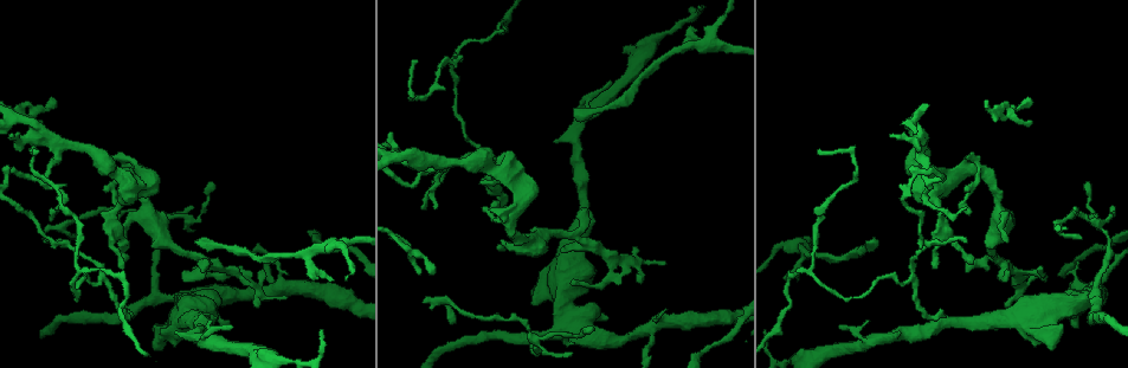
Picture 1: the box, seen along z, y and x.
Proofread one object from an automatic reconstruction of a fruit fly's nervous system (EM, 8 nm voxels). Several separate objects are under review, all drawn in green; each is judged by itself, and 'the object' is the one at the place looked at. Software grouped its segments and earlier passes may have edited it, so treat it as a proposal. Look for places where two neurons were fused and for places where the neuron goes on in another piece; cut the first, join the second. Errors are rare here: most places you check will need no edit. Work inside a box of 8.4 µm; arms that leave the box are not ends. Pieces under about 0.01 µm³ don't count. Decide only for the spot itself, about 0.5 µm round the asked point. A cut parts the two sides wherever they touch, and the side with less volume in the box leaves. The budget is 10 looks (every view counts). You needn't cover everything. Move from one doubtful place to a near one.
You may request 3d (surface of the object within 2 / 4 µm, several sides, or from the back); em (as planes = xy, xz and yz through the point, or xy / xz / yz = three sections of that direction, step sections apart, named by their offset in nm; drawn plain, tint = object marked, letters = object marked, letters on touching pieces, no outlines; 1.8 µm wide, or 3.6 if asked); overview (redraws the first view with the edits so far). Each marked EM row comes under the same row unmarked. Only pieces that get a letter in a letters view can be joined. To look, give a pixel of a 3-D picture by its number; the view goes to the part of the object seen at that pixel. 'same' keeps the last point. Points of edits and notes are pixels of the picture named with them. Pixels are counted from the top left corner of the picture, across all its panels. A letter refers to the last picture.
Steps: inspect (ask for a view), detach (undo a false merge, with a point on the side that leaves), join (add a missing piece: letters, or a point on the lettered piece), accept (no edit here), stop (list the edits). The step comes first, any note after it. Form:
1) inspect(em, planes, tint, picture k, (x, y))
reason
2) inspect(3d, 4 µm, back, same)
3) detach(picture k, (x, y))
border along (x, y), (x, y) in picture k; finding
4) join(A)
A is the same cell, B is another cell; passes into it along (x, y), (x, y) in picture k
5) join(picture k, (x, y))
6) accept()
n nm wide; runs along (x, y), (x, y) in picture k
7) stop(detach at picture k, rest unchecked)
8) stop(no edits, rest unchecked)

inspect(em, planes, tint, picture 1, (193, 257))
sharp bend

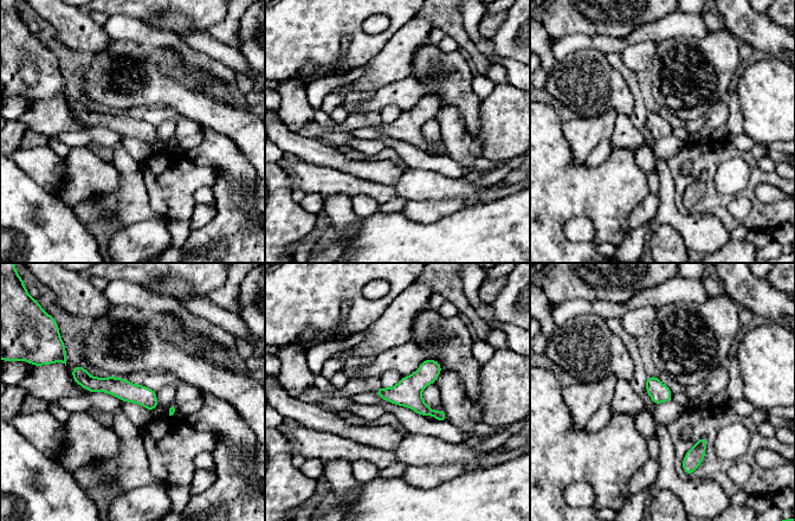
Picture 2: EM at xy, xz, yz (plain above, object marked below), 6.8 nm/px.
inspect(em, planes, letters, same)
see the neighbours

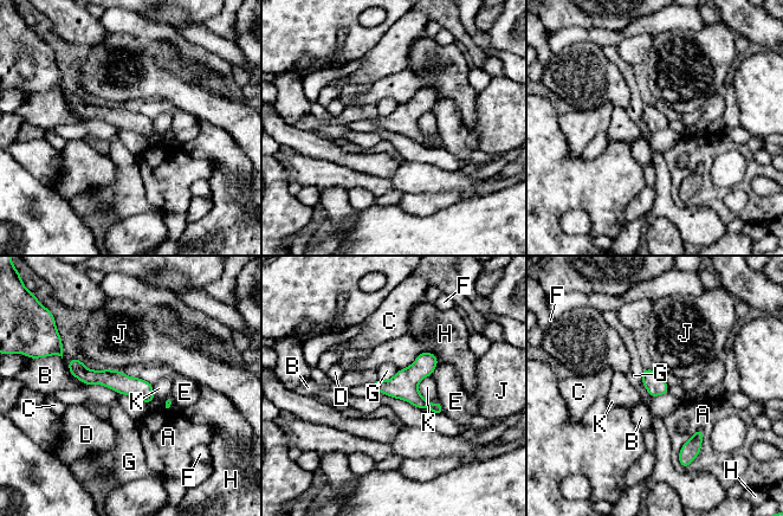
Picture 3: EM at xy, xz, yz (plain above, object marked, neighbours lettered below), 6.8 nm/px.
accept()
A, B, C, D, E, F, G, H, J and K are other cells; runs along (71, 363), (150, 398) in picture 3; all the same neuron

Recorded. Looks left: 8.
inspect(em, planes, tint, picture 1, (116, 158))
free end

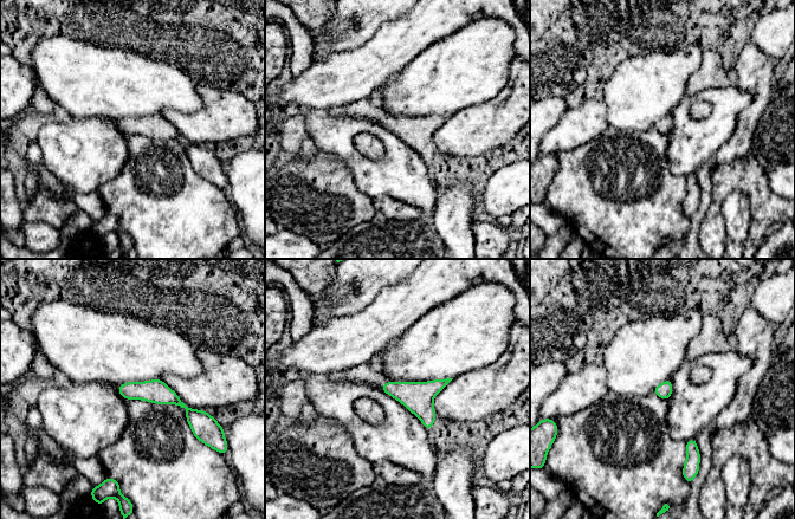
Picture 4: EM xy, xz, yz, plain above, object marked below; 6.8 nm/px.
inspect(em, planes, letters, same)
see the neighbours

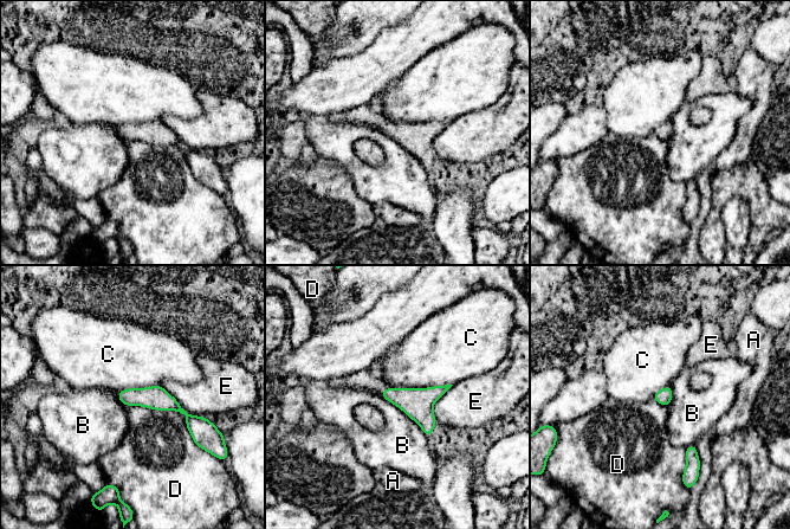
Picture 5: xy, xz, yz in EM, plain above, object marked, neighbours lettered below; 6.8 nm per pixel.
accept()
A, B, C, D and E are other cells; runs along (121, 394), (156, 397), (199, 423) in picture 5; none of them fits

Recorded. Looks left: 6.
inspect(em, planes, letters, picture 1, (197, 242))
long arm stops here

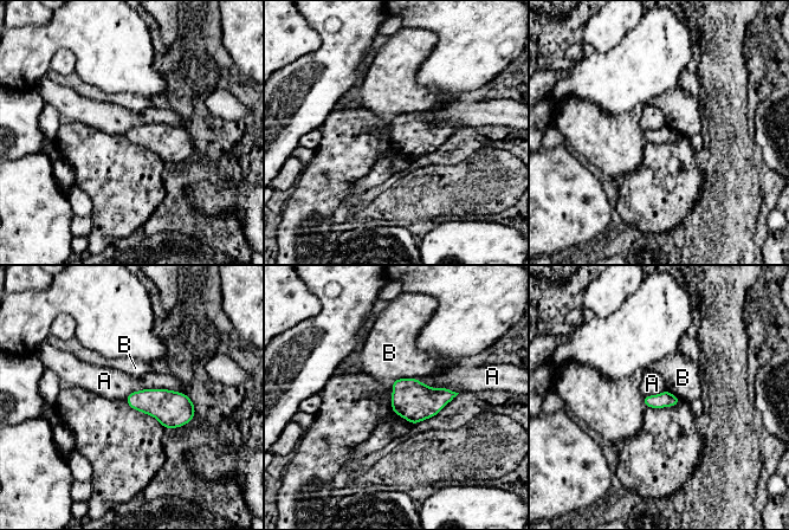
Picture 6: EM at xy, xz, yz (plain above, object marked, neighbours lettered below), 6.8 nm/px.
accept()
100 nm wide; A and B are other cells; border along (183, 393), (138, 389), (125, 399) in picture 6; none of them fits

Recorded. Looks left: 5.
inspect(3d, 2 µm, picture 1, (798, 278))
free end

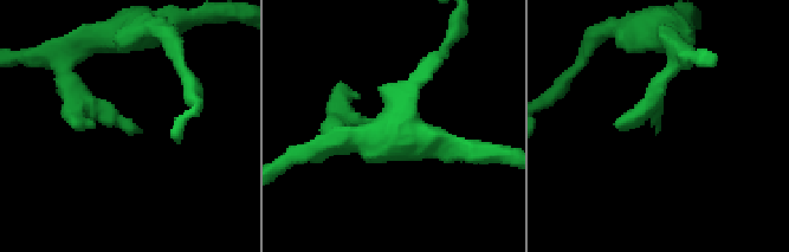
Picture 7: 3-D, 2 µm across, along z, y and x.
inspect(em, xz, step 16, letters, picture 7, (657, 130))

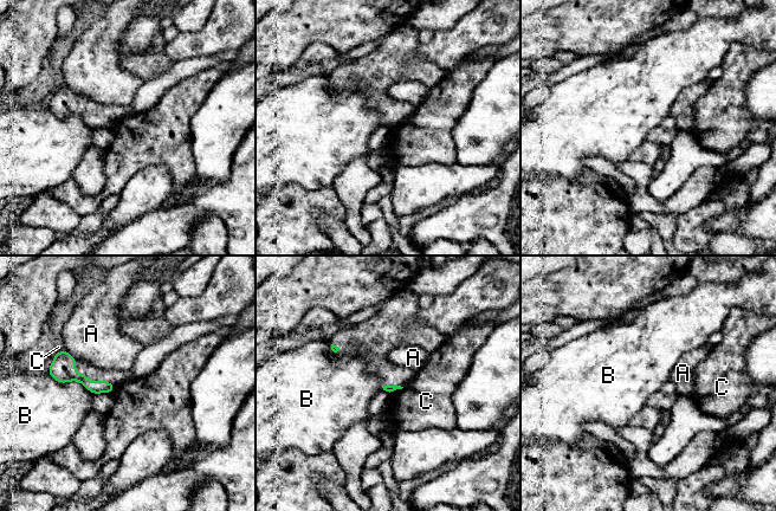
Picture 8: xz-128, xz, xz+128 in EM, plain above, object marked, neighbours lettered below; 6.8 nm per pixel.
inspect(em, planes, letters, same)

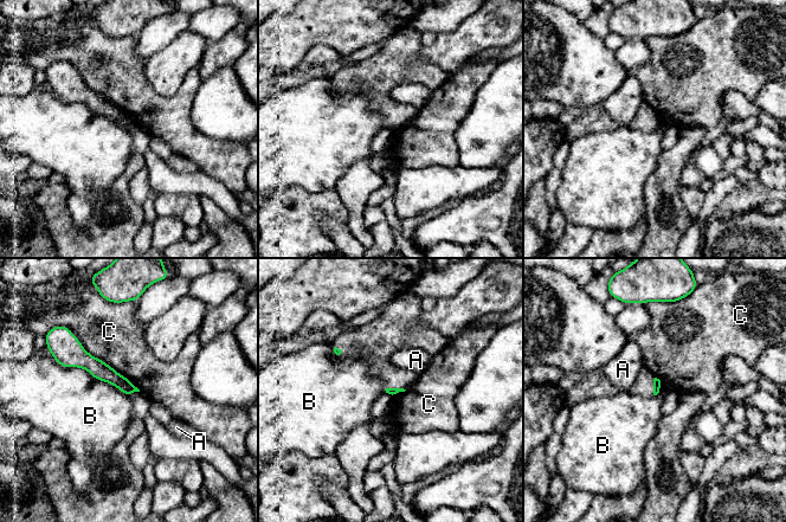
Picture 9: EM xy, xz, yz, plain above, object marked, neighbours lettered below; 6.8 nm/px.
accept()
A, B and C are other cells; border along (55, 359), (85, 368), (127, 395) in picture 9; no lettered piece goes on from it

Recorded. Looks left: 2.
stop(no edits, rest unchecked)

